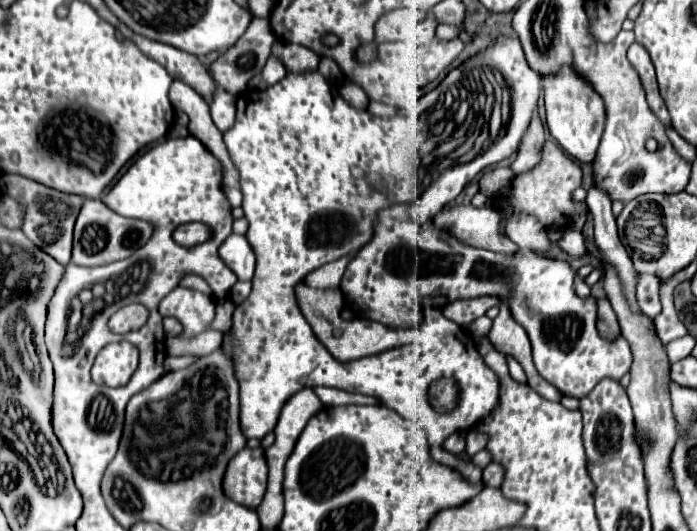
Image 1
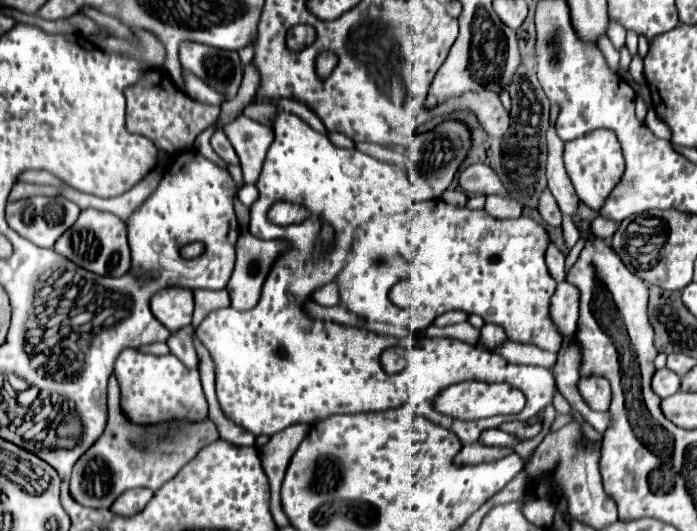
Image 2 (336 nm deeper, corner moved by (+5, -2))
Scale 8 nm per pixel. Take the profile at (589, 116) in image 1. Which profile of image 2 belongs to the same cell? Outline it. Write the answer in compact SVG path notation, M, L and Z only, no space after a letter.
M597 128L593 132L587 132L581 138L565 142L563 162L565 162L565 170L575 186L579 200L585 202L593 210L601 208L601 202L605 202L605 196L609 196L609 192L613 190L613 184L617 184L617 180L621 178L621 172L625 168L619 140L617 140L615 132L607 130L607 128Z

